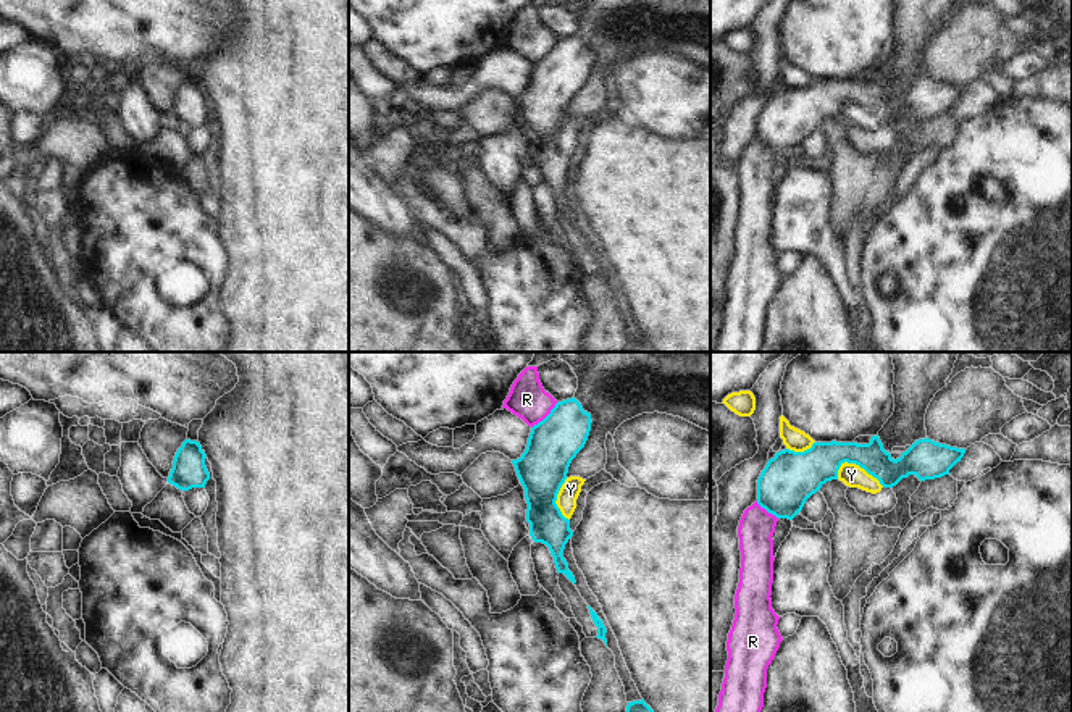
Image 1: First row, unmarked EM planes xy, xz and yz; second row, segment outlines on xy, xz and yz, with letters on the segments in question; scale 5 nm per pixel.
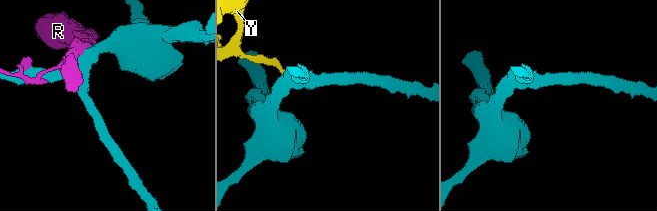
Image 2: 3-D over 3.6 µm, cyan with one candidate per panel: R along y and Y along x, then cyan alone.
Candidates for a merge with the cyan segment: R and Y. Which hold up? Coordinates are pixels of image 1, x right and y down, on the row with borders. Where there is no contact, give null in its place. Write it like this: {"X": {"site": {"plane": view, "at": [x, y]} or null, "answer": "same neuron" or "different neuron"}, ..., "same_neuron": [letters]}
{"R": {"site": {"plane": "xz", "at": [546, 417]}, "answer": "different neuron"}, "Y": {"site": {"plane": "yz", "at": [861, 467]}, "answer": "different neuron"}, "same_neuron": []}

